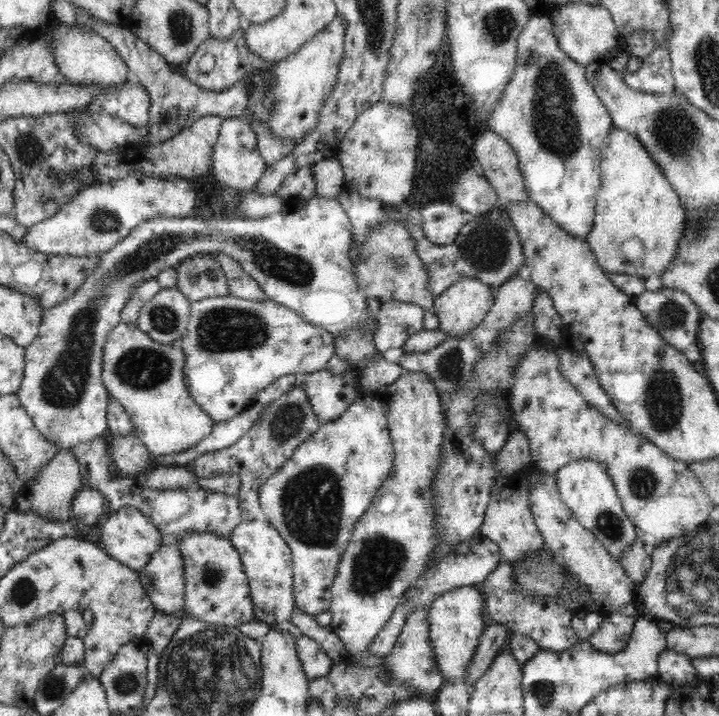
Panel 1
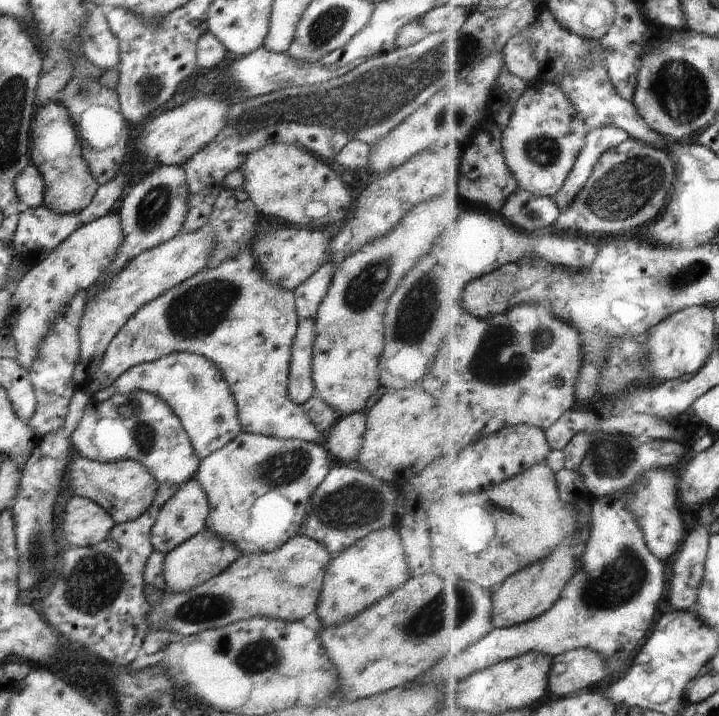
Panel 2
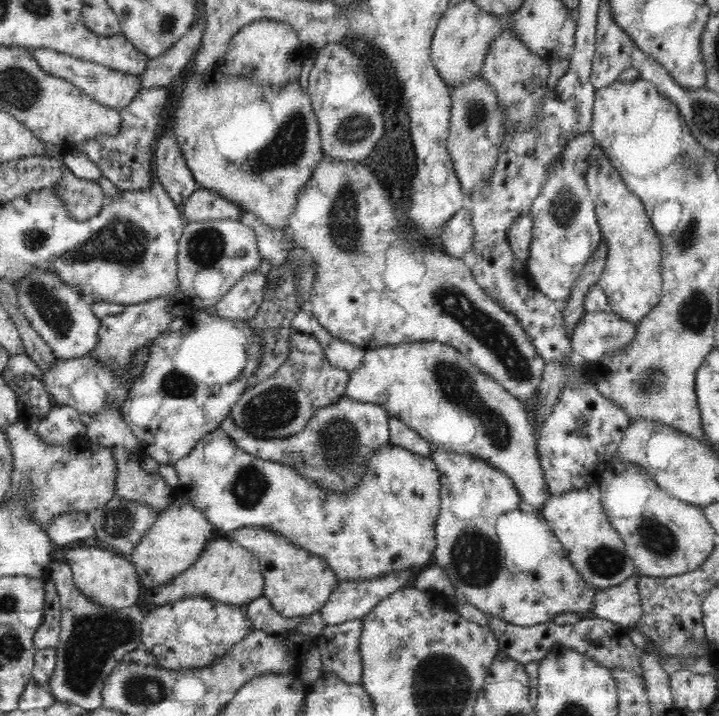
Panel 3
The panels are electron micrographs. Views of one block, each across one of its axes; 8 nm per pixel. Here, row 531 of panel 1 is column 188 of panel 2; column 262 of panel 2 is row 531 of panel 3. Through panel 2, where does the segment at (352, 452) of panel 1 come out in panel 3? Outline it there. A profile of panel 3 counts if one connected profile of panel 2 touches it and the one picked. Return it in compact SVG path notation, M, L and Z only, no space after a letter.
M202 437L196 446L186 455L181 458L174 465L179 476L179 482L177 485L178 493L187 497L189 501L199 508L205 515L206 518L215 526L216 531L221 532L223 535L244 528L248 526L264 526L268 527L269 530L277 532L287 538L292 544L305 550L310 551L312 554L320 556L320 559L330 564L332 569L340 583L348 581L369 581L392 573L399 573L403 570L416 567L418 565L426 566L427 562L430 562L434 549L436 548L437 542L435 539L435 526L441 507L441 496L440 496L440 473L436 470L436 465L430 456L417 455L414 452L410 452L408 449L397 447L396 445L384 447L379 451L375 452L375 455L371 456L369 462L368 472L364 475L364 478L360 481L360 484L351 493L336 493L324 491L322 487L318 487L316 483L304 479L296 469L292 469L290 465L283 465L272 461L256 458L248 454L245 450L236 447L234 450L234 458L228 462L228 466L220 468L216 466L214 462L204 462L204 446L208 444L210 440Z

